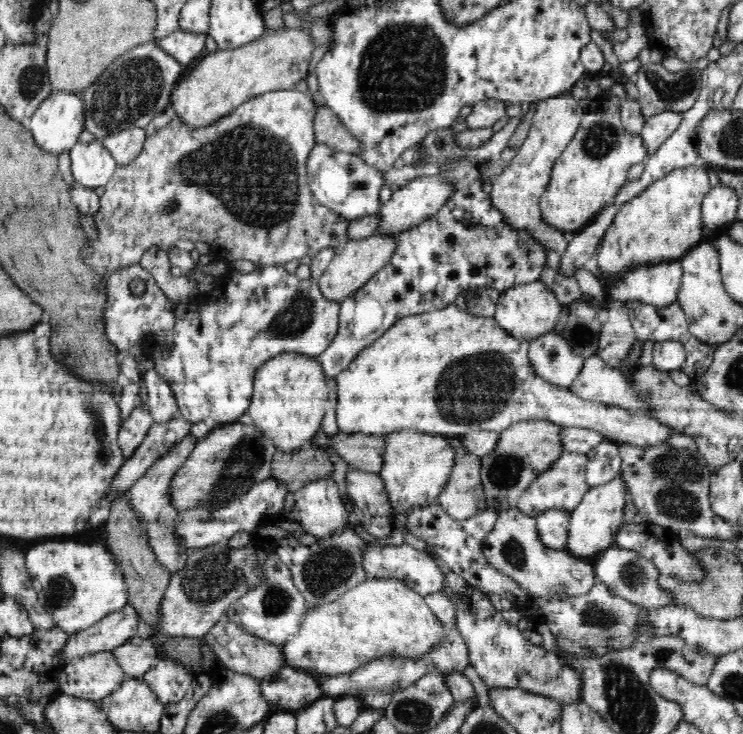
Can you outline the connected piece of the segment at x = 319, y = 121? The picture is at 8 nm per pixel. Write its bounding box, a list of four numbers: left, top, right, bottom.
[314,105,360,155]

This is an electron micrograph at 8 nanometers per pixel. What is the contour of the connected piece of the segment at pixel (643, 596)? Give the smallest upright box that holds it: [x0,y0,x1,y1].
[591,546,674,608]

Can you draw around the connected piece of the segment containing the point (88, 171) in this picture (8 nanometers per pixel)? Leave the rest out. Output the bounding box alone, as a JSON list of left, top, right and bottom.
[69,140,117,188]

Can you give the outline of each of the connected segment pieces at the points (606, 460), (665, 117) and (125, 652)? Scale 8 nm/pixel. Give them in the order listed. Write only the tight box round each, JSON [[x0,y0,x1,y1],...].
[[585,440,621,487],[639,112,682,158],[112,634,160,680]]

